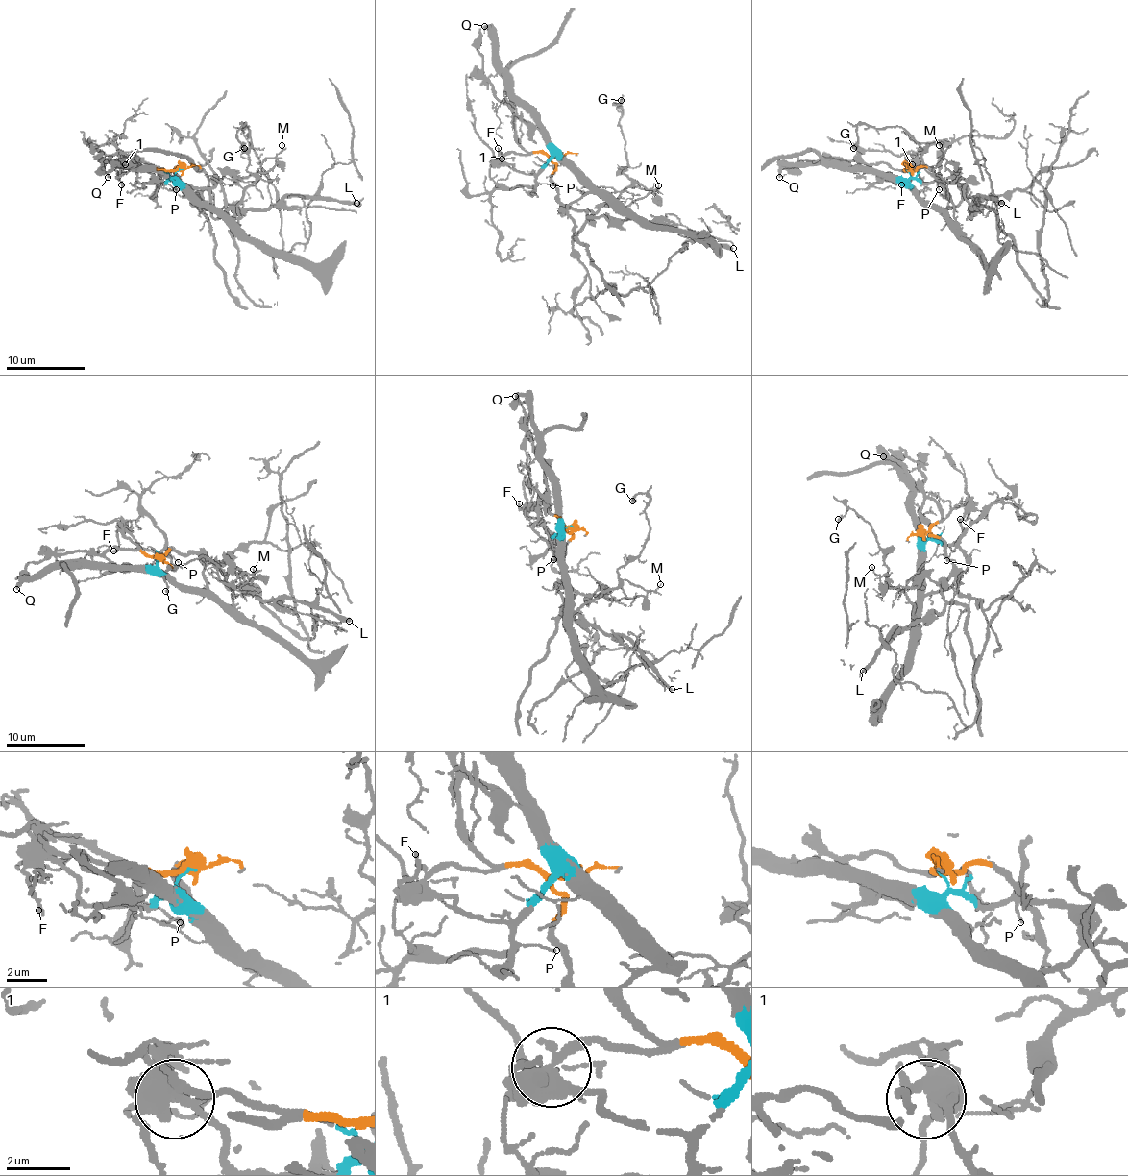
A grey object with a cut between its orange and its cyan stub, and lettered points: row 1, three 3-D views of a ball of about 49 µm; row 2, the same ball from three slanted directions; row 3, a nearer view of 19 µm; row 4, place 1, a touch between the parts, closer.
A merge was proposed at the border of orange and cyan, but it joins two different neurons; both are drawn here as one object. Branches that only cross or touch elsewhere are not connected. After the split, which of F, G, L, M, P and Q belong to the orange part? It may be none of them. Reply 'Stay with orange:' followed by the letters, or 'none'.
Stay with orange: F, L

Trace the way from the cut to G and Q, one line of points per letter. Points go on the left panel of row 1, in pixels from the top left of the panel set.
G: (179, 170), (175, 178), (202, 201), (237, 216), (255, 180), (243, 125), (237, 140), (245, 148)
Q: (179, 170), (175, 174), (177, 178), (117, 163), (108, 178)

